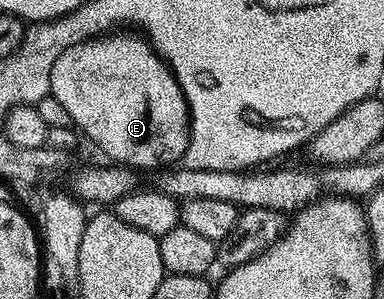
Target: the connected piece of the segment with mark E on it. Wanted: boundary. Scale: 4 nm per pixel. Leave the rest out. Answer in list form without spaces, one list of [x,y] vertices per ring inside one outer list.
[[[116,30],[111,34],[101,34],[94,40],[83,40],[74,46],[70,46],[70,50],[62,50],[62,54],[58,54],[58,58],[54,62],[54,66],[50,70],[50,86],[52,87],[51,95],[58,102],[62,102],[66,114],[70,114],[73,125],[86,137],[92,144],[96,144],[96,148],[100,152],[105,152],[109,161],[115,162],[120,166],[127,166],[133,170],[141,170],[140,168],[152,168],[151,170],[159,170],[183,161],[184,152],[188,149],[188,133],[190,131],[190,117],[188,115],[188,103],[182,94],[180,84],[176,81],[176,75],[173,74],[171,68],[164,63],[162,57],[156,53],[156,49],[152,47],[147,39],[139,40],[136,36],[131,36],[131,31]]]

